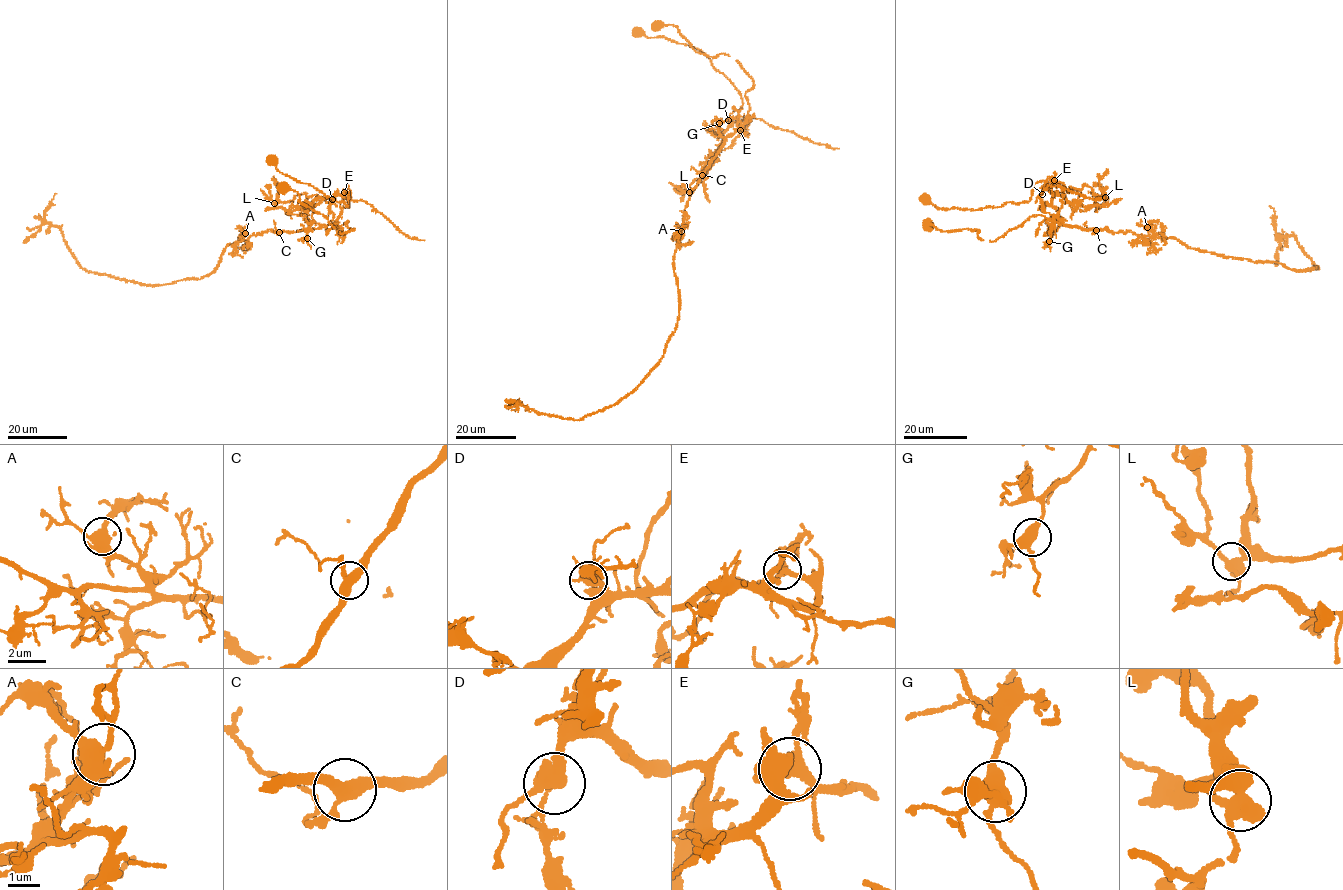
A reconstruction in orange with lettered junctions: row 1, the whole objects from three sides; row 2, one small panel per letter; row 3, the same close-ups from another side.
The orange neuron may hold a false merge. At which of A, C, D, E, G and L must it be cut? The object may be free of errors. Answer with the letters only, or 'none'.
D

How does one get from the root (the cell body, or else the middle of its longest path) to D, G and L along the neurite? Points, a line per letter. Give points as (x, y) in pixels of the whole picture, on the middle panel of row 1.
D: (656, 26), (672, 24), (697, 52), (725, 54), (747, 73), (745, 122), (728, 120)
G: (656, 26), (672, 24), (697, 52), (727, 55), (752, 79), (744, 123), (727, 137), (719, 135), (719, 123)
L: (656, 26), (672, 24), (697, 52), (727, 55), (753, 84), (745, 122), (727, 119), (689, 192)

